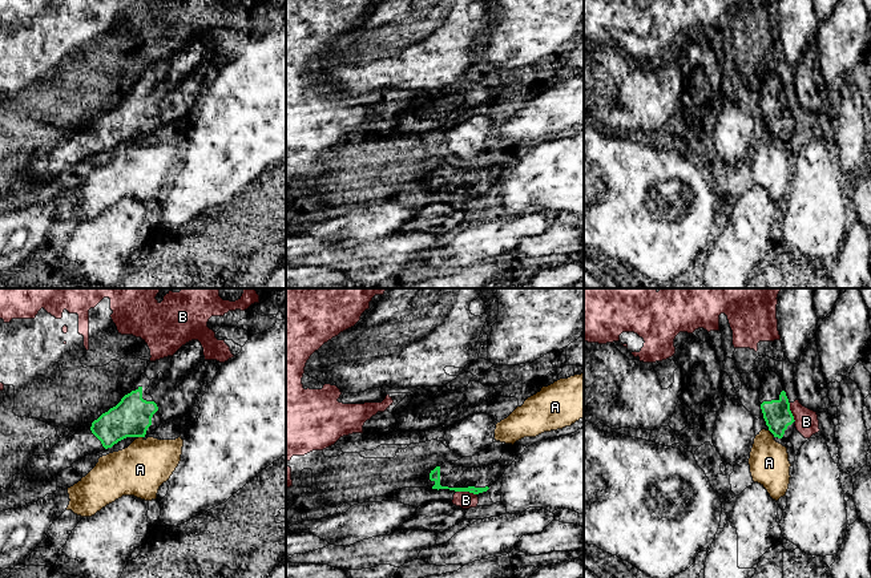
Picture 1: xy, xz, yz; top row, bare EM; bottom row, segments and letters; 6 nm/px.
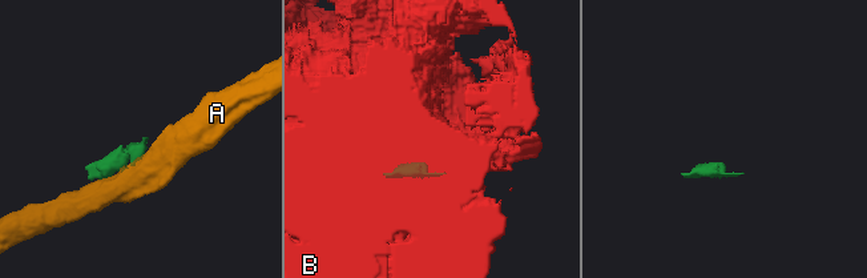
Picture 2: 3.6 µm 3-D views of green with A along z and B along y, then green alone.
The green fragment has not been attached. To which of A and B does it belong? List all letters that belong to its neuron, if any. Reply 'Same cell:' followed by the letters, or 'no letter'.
Same cell: no letter

